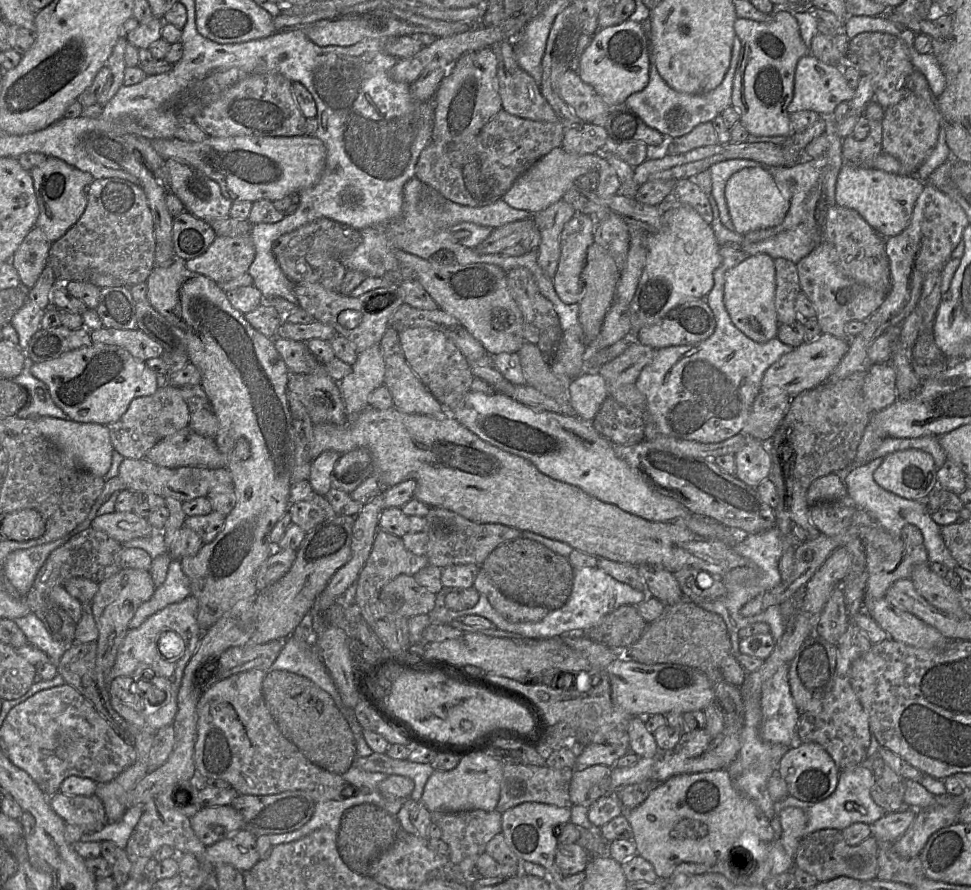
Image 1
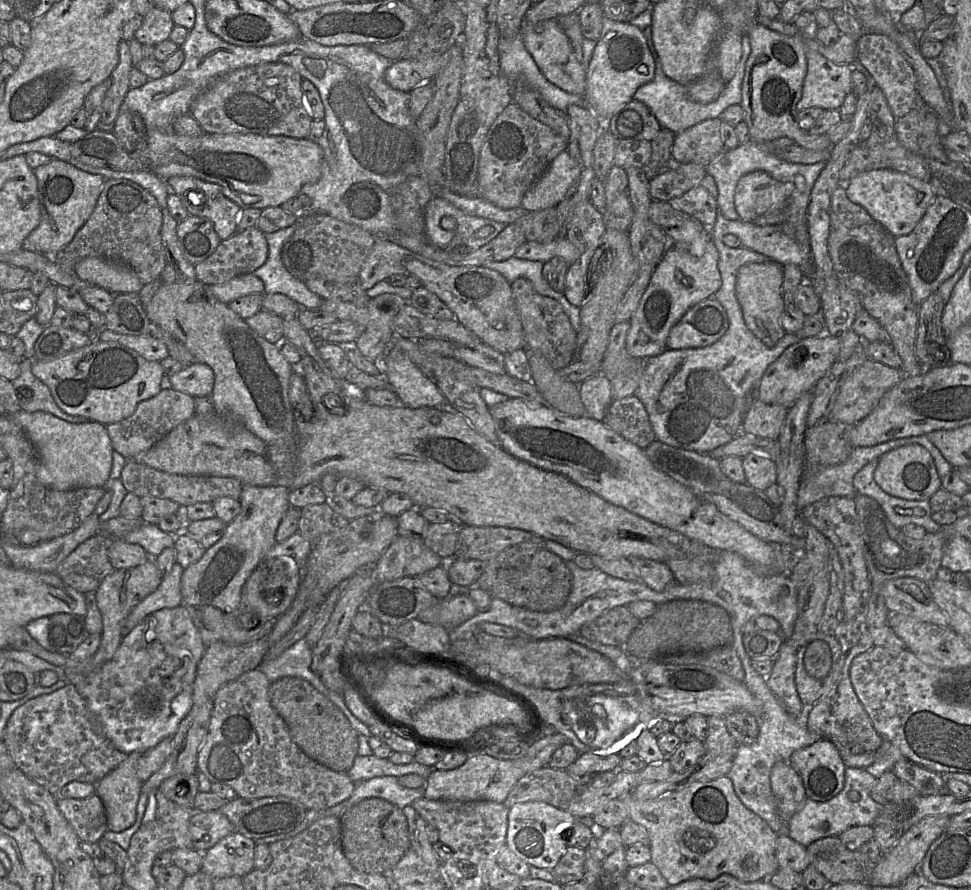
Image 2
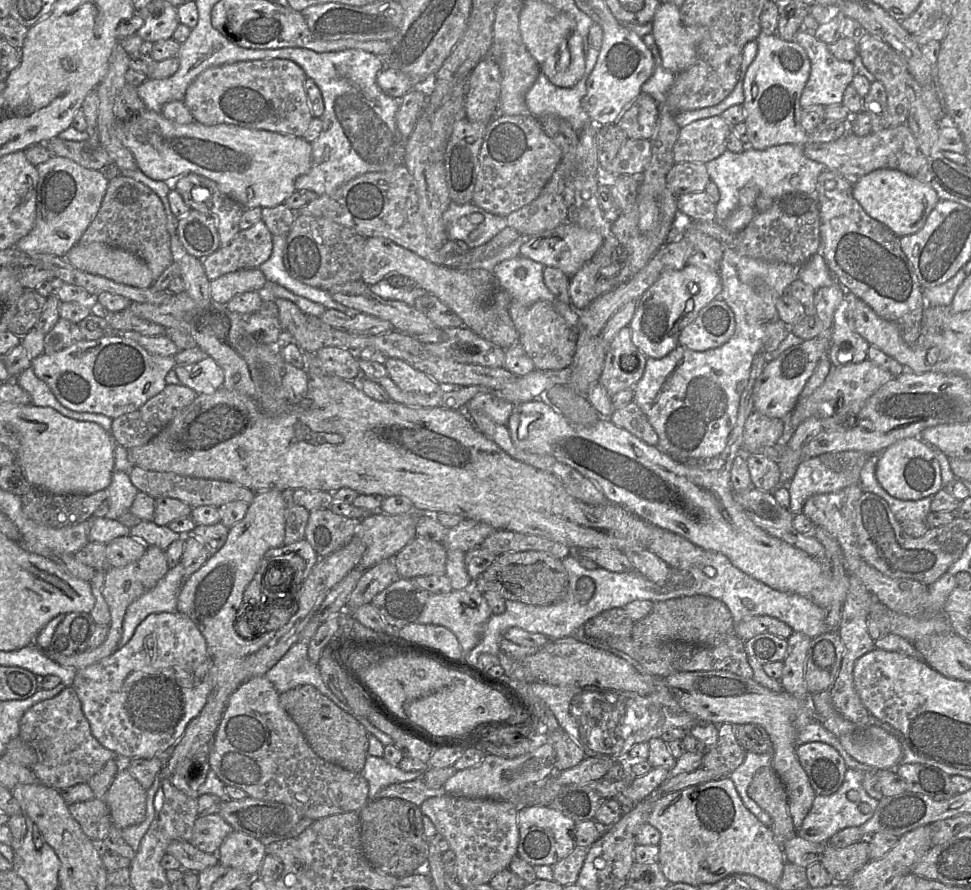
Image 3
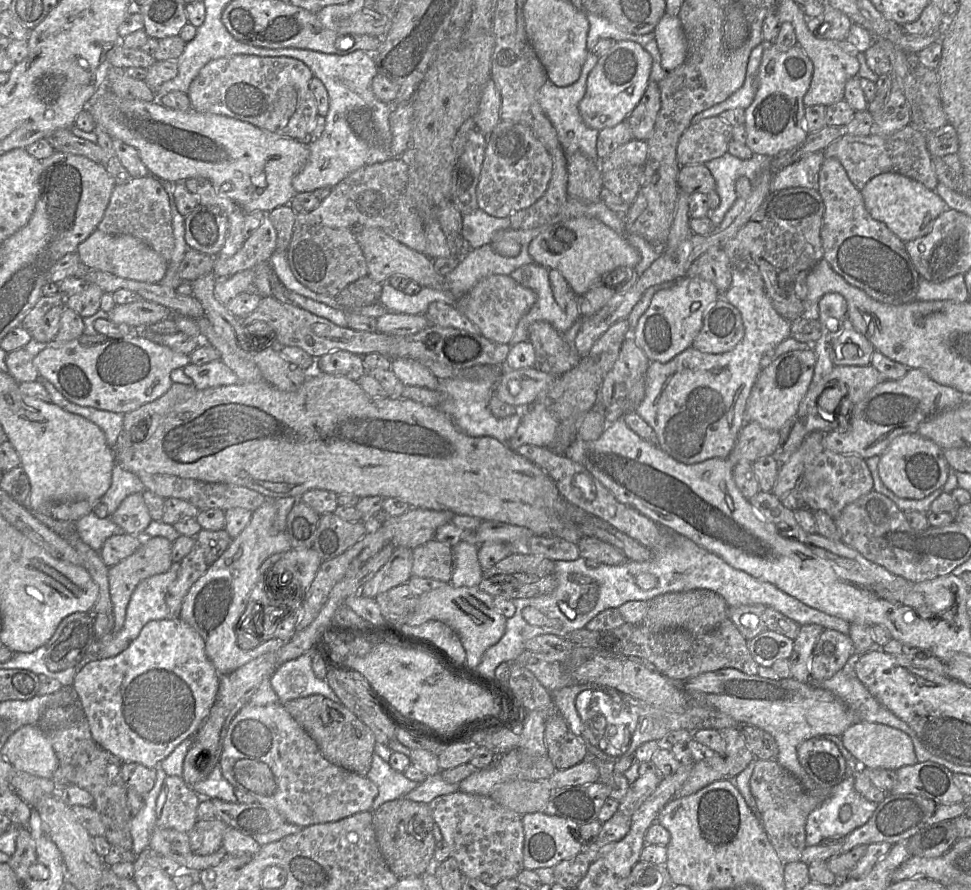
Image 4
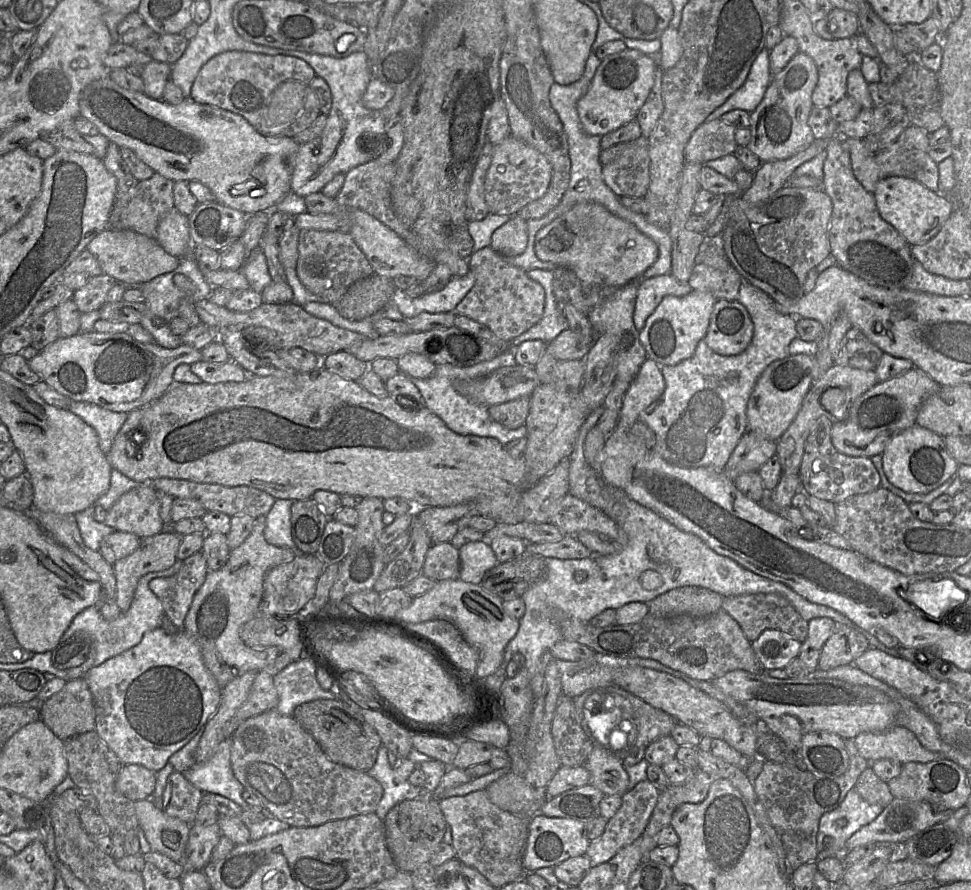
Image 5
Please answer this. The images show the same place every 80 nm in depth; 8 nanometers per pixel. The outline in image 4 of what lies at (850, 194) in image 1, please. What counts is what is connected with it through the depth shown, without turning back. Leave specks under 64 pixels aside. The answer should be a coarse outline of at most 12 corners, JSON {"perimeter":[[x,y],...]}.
{"perimeter":[[898,173],[860,191],[871,217],[905,243],[948,209],[934,190]]}

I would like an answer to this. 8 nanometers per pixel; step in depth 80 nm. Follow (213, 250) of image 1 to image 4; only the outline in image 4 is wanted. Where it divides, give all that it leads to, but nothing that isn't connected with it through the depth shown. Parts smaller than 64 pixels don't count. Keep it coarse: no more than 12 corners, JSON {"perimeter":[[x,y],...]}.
{"perimeter":[[266,215],[233,256],[215,257],[227,278],[268,262],[277,231]]}

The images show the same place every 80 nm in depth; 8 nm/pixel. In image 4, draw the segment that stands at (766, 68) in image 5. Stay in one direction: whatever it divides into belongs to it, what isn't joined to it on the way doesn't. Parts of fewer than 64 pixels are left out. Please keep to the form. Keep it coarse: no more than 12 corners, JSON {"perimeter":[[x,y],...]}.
{"perimeter":[[767,43],[751,51],[743,85],[723,102],[695,115],[692,124],[751,105]]}

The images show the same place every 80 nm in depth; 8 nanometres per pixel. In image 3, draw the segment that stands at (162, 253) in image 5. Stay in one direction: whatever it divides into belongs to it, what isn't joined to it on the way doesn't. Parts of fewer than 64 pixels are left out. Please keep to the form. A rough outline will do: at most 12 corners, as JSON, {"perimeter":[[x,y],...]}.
{"perimeter":[[100,242],[65,257],[76,269],[144,289],[155,281],[144,260]]}

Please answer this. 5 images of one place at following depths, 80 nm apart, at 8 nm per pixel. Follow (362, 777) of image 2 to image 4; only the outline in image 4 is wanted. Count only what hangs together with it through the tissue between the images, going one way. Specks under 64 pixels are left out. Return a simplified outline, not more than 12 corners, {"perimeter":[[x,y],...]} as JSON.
{"perimeter":[[376,753],[366,777],[378,787],[371,811],[419,784]]}

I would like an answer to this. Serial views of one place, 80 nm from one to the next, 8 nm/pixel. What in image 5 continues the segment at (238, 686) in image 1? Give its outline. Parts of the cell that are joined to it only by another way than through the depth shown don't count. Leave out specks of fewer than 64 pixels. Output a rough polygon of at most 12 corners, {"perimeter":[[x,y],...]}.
{"perimeter":[[271,709],[230,737],[245,790],[291,827],[375,813],[383,787]]}

